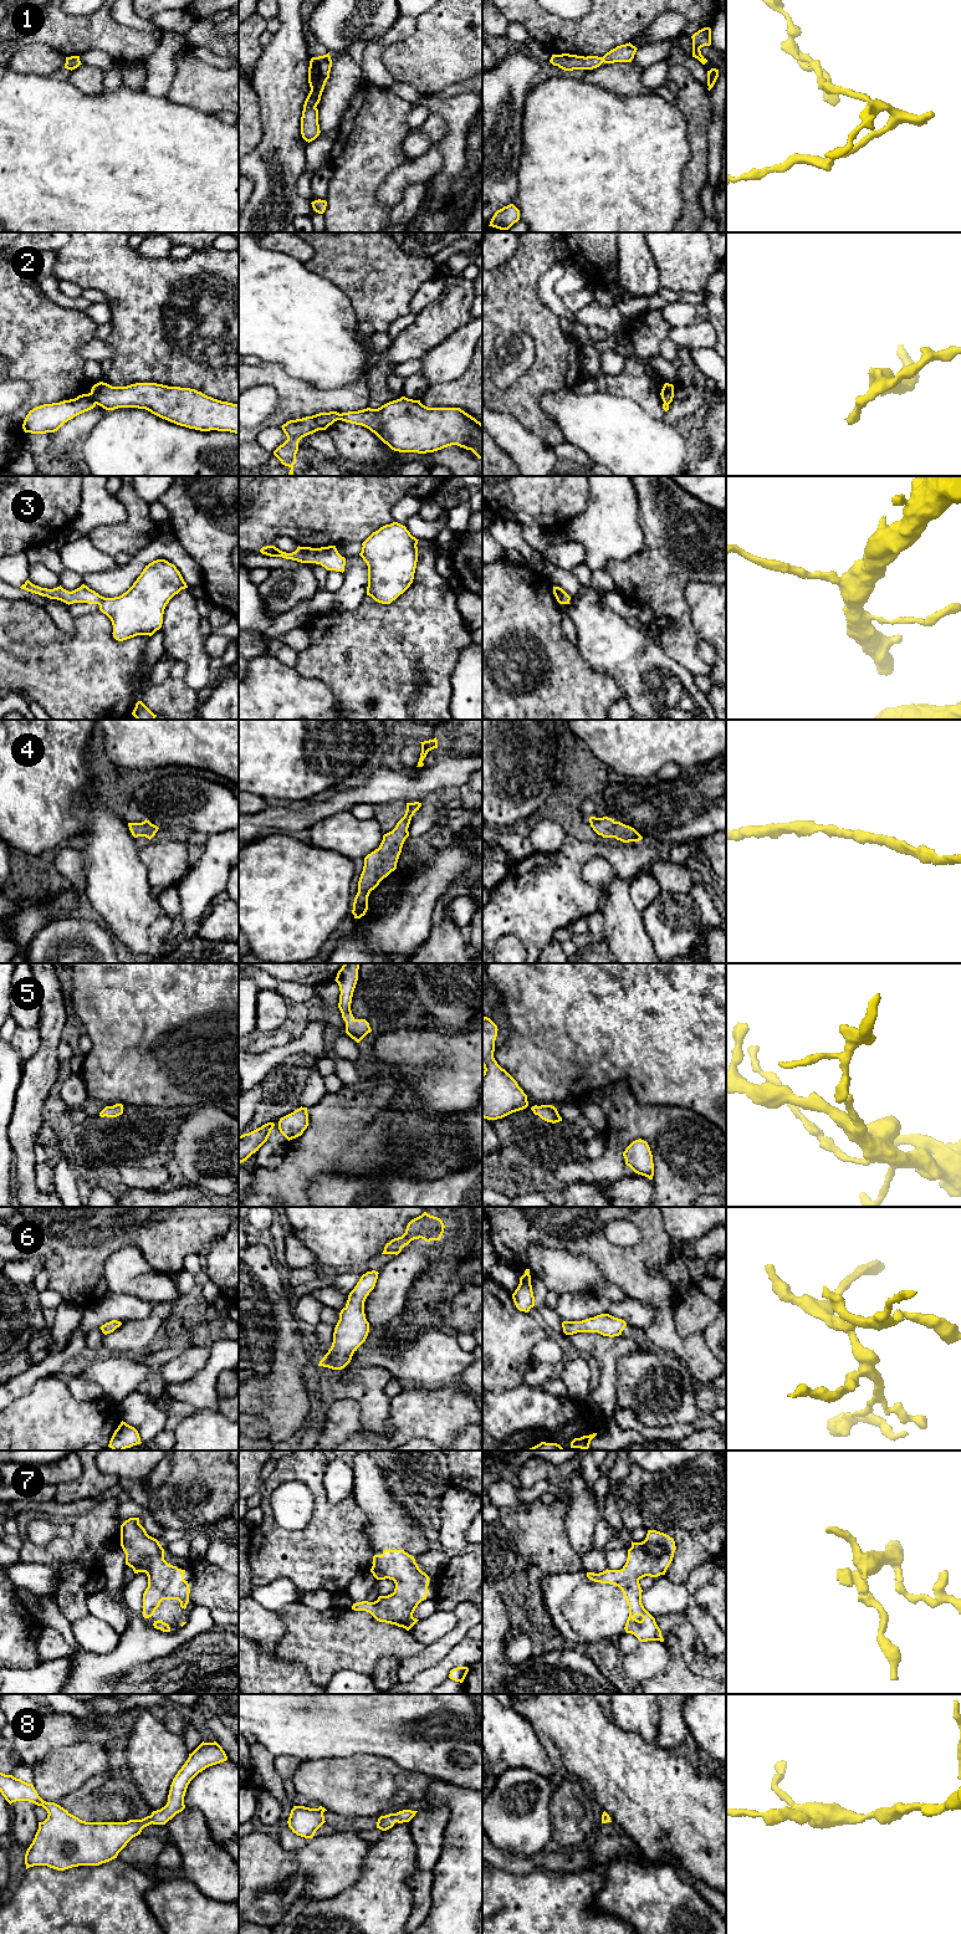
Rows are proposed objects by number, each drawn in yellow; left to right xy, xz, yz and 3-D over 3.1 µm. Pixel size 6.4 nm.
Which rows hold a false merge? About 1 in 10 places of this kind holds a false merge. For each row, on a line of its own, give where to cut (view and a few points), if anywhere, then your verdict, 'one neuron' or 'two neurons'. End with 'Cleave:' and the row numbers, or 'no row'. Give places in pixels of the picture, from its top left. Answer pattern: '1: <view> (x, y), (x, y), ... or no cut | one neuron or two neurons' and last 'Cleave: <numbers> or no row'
1: no cut | one neuron
2: xy (88, 393), (96, 403) | two neurons
3: no cut | one neuron
4: no cut | one neuron
5: no cut | one neuron
6: no cut | one neuron
7: no cut | one neuron
8: no cut | one neuron
Cleave: 2

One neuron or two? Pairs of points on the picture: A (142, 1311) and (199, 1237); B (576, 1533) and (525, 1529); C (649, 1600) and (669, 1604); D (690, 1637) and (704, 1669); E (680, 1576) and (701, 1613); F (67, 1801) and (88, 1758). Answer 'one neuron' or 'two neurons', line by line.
A: two neurons
B: two neurons
C: one neuron
D: one neuron
E: two neurons
F: two neurons

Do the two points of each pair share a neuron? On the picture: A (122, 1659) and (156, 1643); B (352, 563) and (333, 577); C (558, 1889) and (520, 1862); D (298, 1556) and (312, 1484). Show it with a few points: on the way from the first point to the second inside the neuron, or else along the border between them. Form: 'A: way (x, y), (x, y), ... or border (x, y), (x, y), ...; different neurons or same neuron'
A: way (131, 1652), (139, 1643), (147, 1643); same neuron
B: border (343, 573), (343, 583), (335, 593); different neurons
C: border (504, 1869), (562, 1871); different neurons
D: way (315, 1539), (321, 1533), (321, 1502); same neuron

